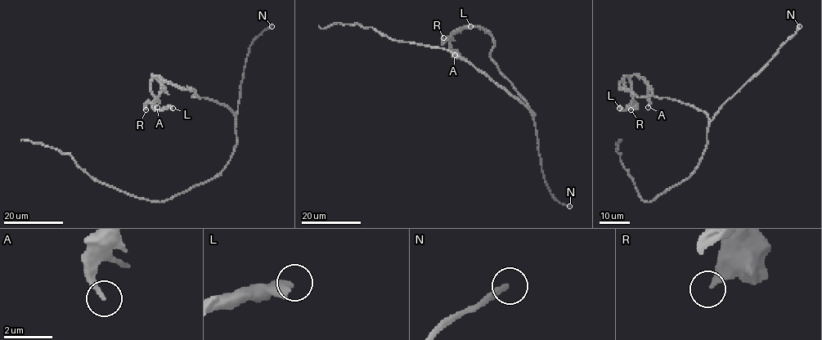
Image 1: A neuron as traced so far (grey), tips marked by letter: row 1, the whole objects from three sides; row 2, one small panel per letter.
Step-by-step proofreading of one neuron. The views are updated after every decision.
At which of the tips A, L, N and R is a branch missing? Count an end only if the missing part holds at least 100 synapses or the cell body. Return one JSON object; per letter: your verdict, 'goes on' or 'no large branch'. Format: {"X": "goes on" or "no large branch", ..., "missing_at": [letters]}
{"A": "no large branch", "L": "no large branch", "N": "goes on", "R": "no large branch", "missing_at": ["N"]}

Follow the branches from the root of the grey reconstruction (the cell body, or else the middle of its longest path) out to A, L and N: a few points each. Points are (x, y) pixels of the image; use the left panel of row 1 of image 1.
A: (226, 166), (236, 142), (235, 115), (226, 106), (194, 97), (190, 89), (152, 75), (161, 85), (157, 107)
L: (226, 166), (236, 142), (235, 115), (231, 109), (155, 76), (150, 84), (153, 106), (172, 108)
N: (226, 166), (236, 142), (235, 114), (249, 48), (261, 33), (271, 26)

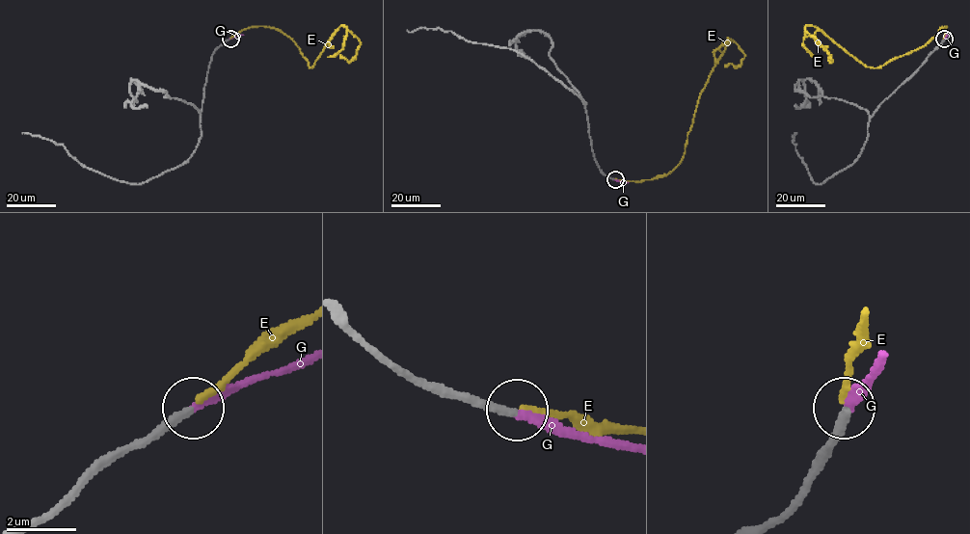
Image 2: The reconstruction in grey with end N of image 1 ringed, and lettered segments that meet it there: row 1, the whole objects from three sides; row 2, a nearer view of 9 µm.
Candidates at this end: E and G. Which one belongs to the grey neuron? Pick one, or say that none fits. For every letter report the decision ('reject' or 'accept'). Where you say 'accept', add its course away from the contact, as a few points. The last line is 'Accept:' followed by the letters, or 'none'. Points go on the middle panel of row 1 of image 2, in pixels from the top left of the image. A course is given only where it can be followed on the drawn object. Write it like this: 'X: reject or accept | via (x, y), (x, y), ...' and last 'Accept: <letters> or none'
E: reject
G: accept | via (614, 179), (628, 182)
Accept: G

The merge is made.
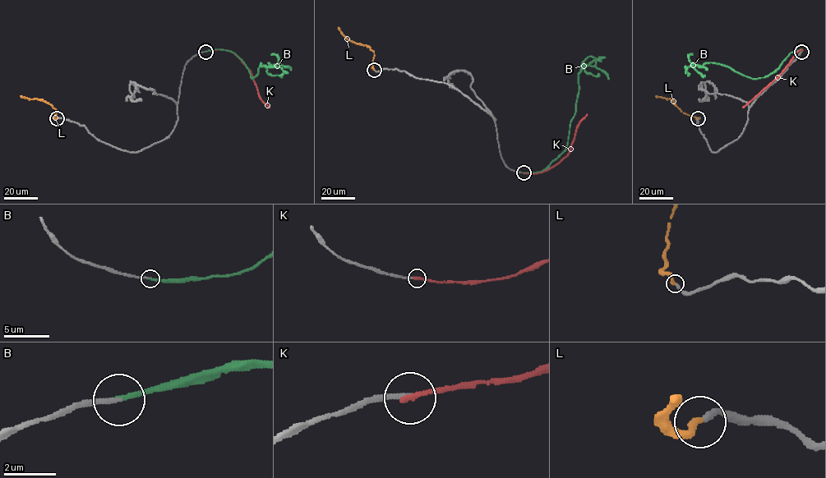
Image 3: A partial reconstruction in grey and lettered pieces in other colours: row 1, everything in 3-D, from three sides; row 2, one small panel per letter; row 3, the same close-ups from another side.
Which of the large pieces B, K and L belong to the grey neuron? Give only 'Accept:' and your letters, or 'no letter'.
Accept: B, L

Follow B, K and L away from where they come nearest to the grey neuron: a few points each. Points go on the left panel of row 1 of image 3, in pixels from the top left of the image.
B: (206, 51), (230, 50), (243, 62), (252, 78), (260, 62), (268, 67), (281, 64), (291, 69)
K: (206, 51), (217, 49), (233, 52), (250, 71), (259, 96), (269, 108)
L: (57, 118), (54, 117), (57, 110), (48, 103), (20, 96)

